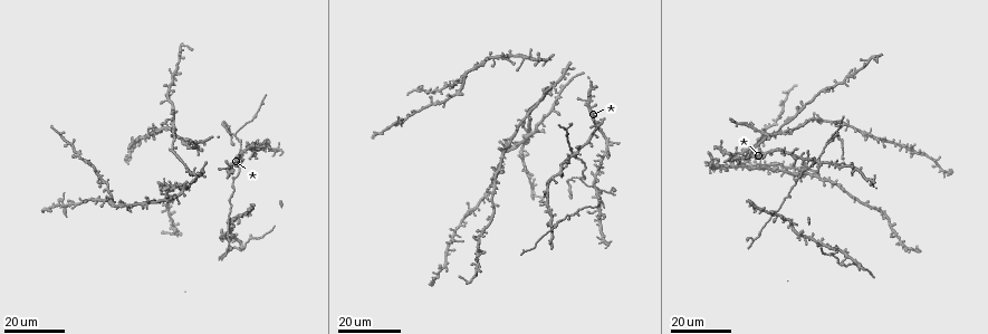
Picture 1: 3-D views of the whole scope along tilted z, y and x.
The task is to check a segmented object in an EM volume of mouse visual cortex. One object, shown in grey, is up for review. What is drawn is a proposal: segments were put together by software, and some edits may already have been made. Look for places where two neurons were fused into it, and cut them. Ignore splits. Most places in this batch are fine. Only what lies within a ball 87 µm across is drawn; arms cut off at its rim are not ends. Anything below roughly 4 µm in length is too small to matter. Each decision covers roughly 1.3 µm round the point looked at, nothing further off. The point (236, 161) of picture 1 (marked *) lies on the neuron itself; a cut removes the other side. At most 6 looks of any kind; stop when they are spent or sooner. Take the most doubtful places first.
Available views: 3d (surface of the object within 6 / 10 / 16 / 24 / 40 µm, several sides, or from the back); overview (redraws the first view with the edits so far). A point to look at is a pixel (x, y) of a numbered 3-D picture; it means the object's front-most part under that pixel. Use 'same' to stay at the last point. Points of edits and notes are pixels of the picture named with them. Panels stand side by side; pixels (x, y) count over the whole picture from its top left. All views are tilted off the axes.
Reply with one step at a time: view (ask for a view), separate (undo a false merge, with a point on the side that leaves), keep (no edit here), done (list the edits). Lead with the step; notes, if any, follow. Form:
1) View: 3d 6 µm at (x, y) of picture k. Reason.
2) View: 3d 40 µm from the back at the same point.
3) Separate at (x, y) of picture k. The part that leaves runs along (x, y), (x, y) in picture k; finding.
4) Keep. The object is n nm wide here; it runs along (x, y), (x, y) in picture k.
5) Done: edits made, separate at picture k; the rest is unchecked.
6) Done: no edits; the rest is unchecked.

View: 3d 16 µm at (847, 254) of picture 1. Branch point.

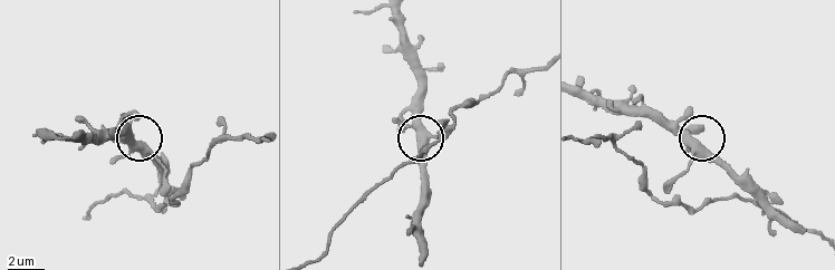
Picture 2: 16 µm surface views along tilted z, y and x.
View: 3d 10 µm at (427, 138) of picture 2.

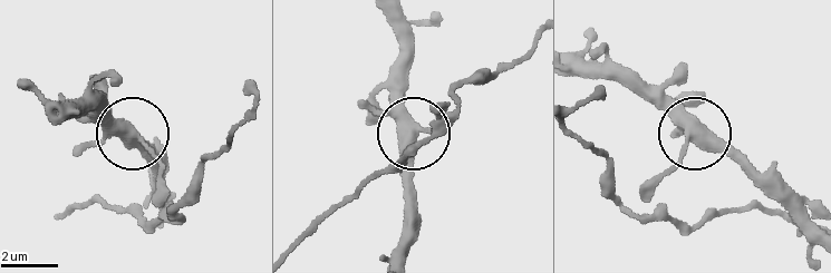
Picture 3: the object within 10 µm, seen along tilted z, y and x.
Keep. The side arm is 8 µm long; it runs along (385, 13), (400, 59), (398, 106), (413, 140), (405, 223) in picture 3; continuous, no second neuron.

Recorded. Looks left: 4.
View: 3d 24 µm at (63, 205) of picture 1. Four or more arms meet.

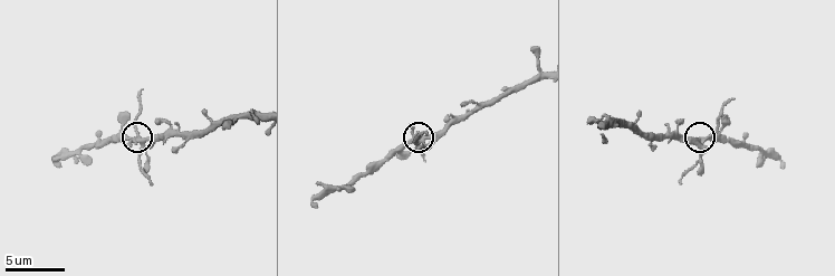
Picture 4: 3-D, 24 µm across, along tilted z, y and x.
View: 3d 6 µm at (142, 147) of picture 4.

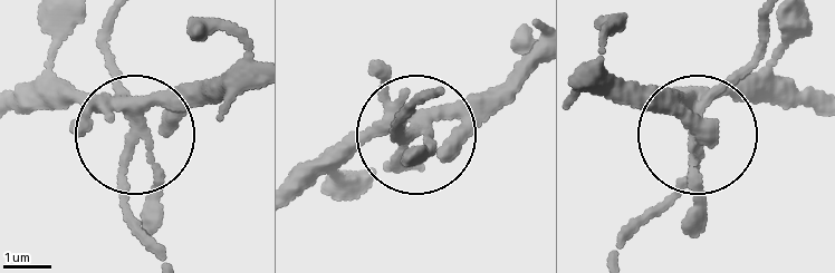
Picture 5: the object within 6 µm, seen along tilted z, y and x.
Separate at (156, 171) of picture 5. 5 arms meet here; a second neuron is stuck on.

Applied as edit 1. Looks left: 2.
Done: edits made, separate at picture 5; the rest is unchecked.

